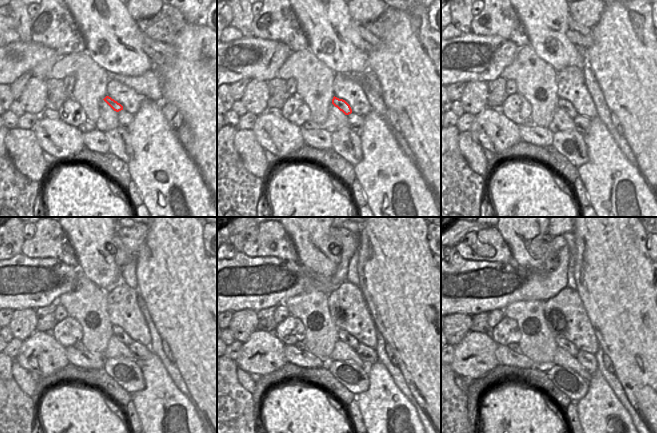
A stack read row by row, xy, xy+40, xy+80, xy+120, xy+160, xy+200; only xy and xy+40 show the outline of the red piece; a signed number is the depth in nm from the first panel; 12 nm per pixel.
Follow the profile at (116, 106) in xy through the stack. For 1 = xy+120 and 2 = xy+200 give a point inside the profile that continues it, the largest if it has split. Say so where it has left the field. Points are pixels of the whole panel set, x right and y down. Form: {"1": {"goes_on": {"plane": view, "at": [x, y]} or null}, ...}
{"1": {"goes_on": {"plane": "xy+120", "at": [118, 331]}}, "2": {"goes_on": {"plane": "xy+200", "at": [561, 342]}}}

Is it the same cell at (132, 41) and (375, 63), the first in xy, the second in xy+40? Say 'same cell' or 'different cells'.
different cells

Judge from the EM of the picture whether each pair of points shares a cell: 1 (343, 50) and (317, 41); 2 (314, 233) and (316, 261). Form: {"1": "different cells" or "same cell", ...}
{"1": "same cell", "2": "same cell"}

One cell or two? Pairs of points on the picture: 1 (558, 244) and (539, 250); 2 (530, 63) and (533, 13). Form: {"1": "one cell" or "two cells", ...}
{"1": "two cells", "2": "two cells"}

